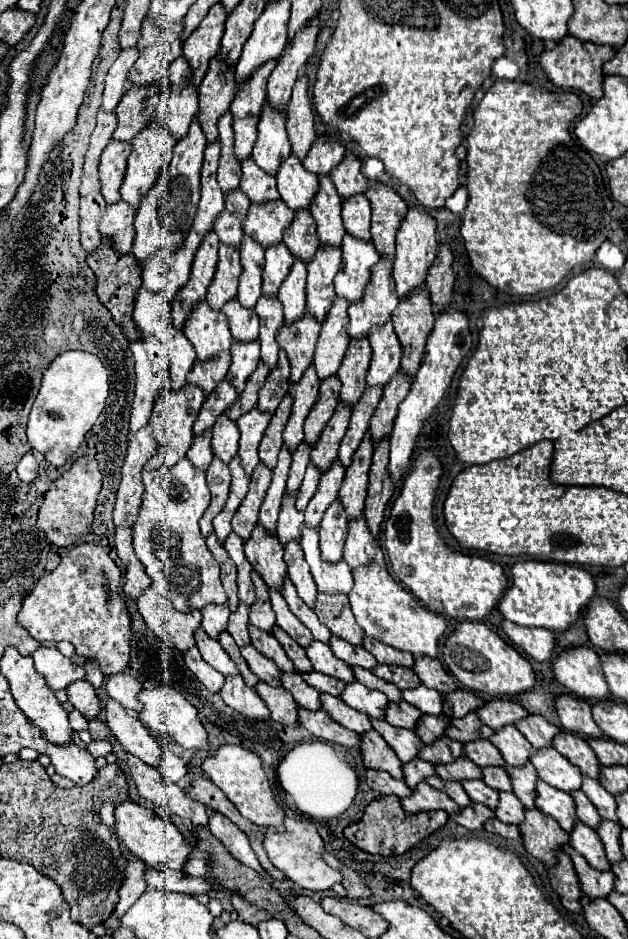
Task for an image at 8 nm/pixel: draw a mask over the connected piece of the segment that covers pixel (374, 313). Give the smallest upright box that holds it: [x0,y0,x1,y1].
[348,257,398,339]

